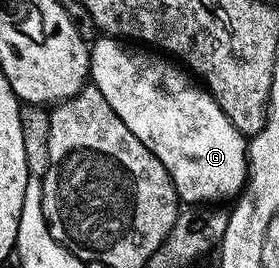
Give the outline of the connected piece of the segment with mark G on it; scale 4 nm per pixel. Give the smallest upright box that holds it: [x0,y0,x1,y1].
[89,37,249,203]

